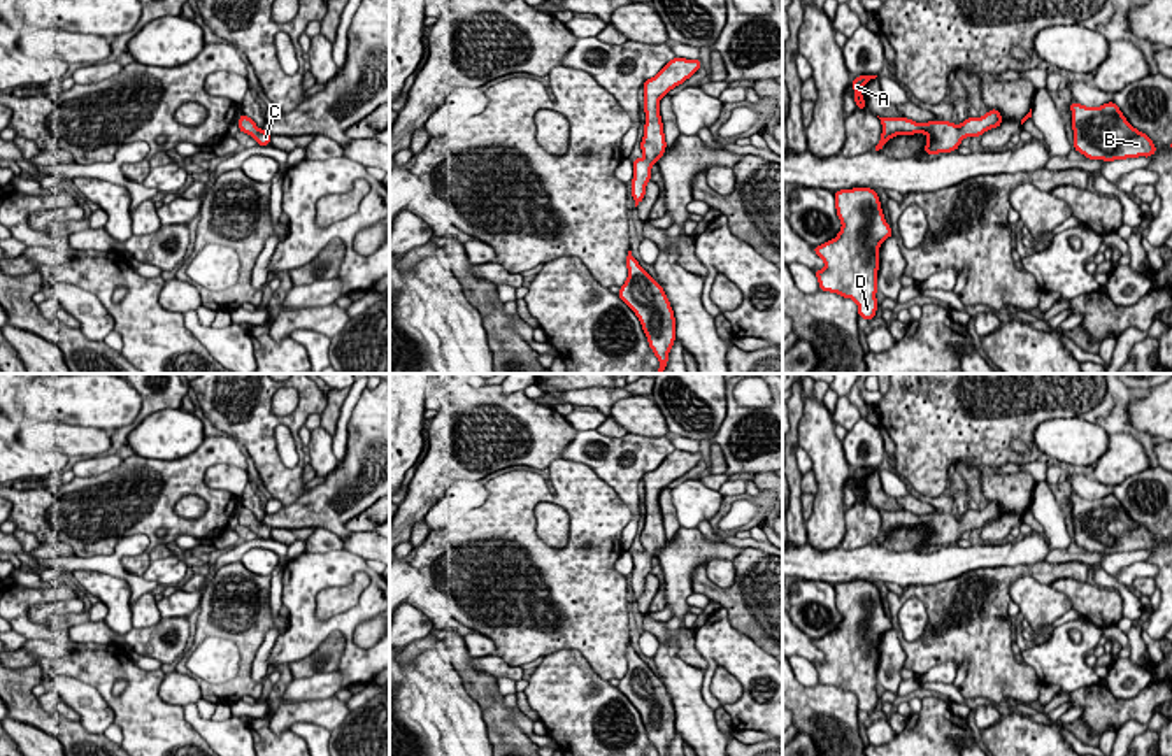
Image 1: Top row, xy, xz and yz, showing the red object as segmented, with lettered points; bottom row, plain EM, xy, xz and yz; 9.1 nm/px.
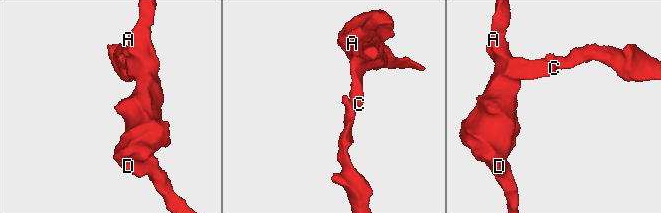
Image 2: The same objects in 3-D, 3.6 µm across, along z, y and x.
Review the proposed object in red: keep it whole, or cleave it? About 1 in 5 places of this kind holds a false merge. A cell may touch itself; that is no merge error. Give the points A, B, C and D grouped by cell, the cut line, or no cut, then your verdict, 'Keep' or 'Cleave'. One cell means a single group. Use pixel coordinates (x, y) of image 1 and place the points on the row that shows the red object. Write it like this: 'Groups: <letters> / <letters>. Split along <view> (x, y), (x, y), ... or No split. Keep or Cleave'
Groups: A B C D. No split. Keep

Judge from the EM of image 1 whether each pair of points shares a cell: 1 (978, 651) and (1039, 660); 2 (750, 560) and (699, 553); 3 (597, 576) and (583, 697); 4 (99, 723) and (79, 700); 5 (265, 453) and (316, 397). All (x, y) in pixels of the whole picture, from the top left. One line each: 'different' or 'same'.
1: different
2: different
3: different
4: same
5: same

